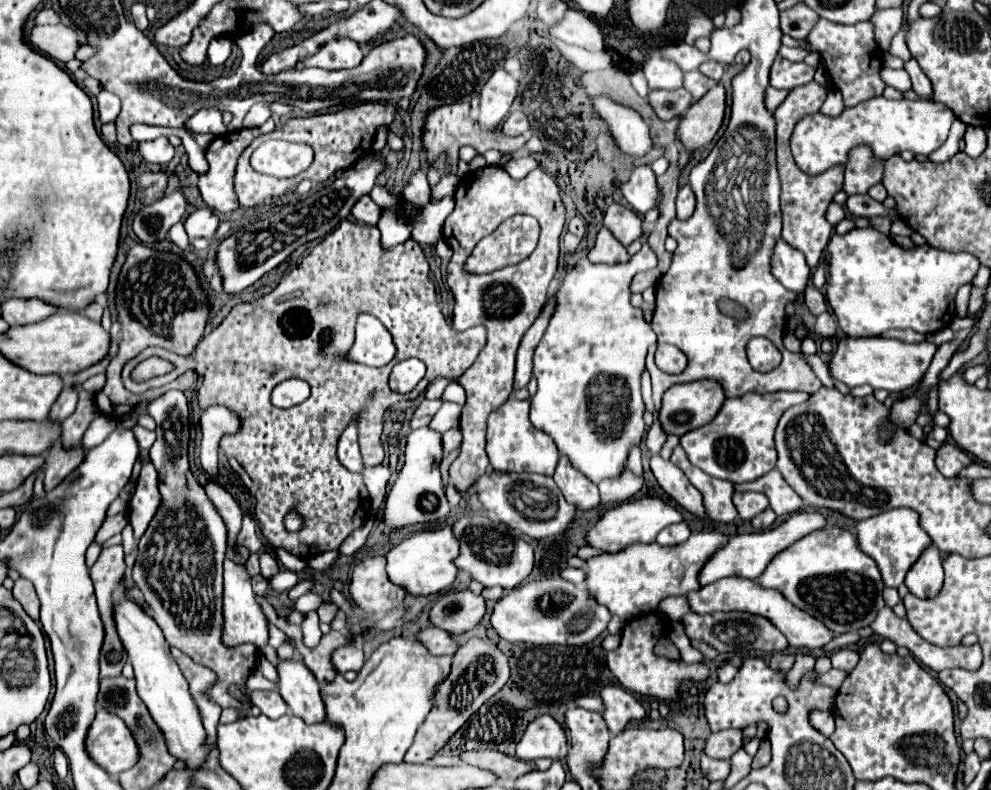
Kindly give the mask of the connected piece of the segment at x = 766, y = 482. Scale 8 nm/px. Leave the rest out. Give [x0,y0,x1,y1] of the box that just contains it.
[735,469,803,515]

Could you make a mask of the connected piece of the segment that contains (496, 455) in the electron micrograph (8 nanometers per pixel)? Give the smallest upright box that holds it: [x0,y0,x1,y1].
[487,397,559,475]

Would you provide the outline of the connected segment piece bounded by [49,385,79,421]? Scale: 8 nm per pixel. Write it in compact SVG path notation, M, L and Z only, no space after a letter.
M67 385L67 387L63 387L63 391L61 391L61 395L59 395L59 399L55 401L55 405L53 405L53 409L51 409L51 413L49 413L49 417L51 419L55 419L55 421L63 421L63 419L67 419L73 411L75 411L75 405L77 405L77 387L73 387L73 385Z

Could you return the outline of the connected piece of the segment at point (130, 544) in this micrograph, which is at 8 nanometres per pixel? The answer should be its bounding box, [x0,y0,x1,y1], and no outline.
[121,525,137,555]

